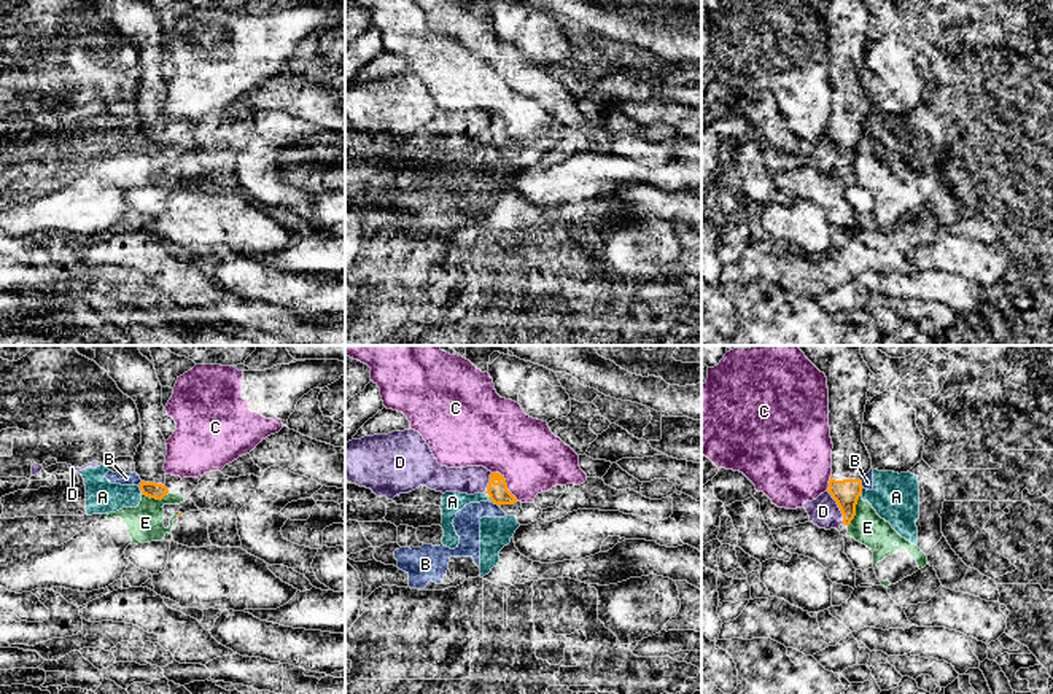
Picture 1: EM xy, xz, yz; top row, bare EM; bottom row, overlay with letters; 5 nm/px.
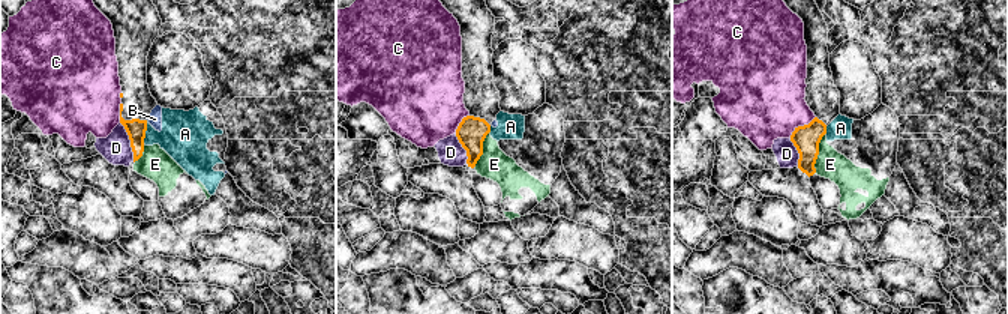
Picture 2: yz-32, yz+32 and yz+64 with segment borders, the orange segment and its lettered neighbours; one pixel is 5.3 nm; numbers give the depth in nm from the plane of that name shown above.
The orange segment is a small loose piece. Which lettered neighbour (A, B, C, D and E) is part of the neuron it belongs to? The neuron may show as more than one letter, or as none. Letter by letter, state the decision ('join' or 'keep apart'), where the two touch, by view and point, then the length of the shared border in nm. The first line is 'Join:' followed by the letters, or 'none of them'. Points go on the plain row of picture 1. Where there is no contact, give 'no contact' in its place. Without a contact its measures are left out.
Join: none of them
A: keep apart; meets orange in xy at (140, 132); contact 50 nm long
B: keep apart; meets orange in yz at (861, 128); contact 40 nm long
C: keep apart; meets orange in xz at (506, 128); contact 200 nm long
D: keep apart; meets orange in yz at (839, 150); contact 190 nm long
E: keep apart; meets orange in yz at (854, 153); contact 190 nm long

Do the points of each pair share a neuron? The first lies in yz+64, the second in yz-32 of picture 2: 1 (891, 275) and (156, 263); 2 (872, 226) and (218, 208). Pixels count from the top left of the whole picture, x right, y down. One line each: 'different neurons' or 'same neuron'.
1: same neuron
2: same neuron

